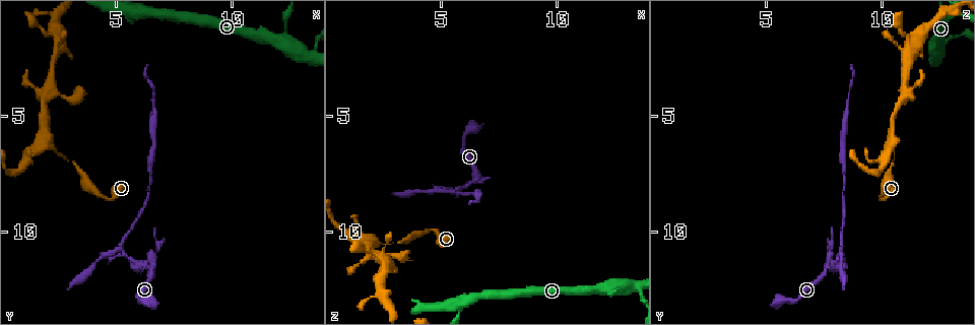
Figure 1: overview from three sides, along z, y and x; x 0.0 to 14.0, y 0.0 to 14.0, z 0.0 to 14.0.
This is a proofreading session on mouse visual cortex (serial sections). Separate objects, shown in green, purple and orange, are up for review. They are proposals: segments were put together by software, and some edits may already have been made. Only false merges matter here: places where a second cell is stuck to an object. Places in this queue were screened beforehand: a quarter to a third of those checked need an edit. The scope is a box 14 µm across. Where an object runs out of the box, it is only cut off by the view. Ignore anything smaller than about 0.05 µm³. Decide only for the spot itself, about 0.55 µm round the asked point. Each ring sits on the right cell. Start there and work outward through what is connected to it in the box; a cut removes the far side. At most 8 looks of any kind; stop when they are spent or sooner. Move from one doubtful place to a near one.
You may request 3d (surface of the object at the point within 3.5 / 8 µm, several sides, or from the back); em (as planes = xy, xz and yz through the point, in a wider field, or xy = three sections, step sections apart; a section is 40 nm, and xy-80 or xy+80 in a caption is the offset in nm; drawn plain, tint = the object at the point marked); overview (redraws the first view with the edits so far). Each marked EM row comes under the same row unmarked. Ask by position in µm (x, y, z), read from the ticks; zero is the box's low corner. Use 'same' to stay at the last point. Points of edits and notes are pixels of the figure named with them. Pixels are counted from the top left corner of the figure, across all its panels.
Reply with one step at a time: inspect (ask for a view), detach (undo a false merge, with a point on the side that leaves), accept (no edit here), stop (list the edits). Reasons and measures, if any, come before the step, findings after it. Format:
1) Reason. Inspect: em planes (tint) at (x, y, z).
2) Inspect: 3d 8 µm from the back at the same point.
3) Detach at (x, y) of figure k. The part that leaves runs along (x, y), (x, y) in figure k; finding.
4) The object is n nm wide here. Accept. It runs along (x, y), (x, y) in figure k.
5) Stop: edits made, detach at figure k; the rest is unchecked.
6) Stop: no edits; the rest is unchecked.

Sharp bend. Inspect: 3d 3.5 µm at (4.2, 8.3, 10.1).

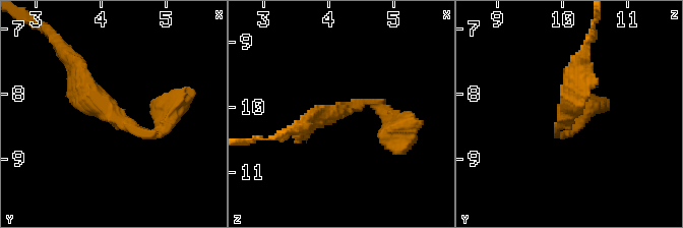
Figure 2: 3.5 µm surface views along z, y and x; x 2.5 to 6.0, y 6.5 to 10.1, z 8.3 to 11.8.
The arms are 200, 250 nm wide; shape alone is not enough. Inspect: em xy step 2 (tint) at (4.10, 8.30, 10.05).

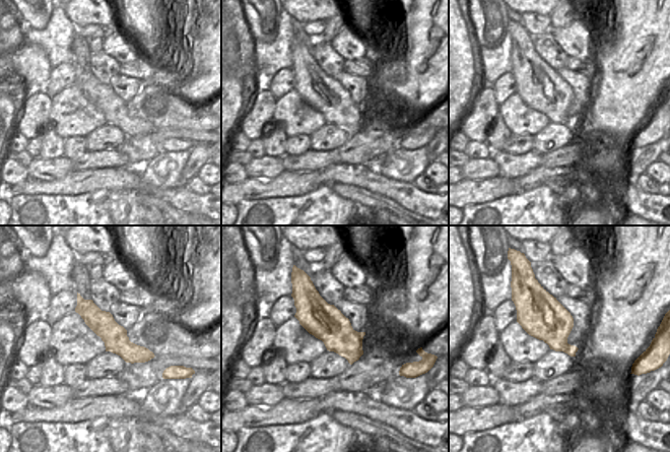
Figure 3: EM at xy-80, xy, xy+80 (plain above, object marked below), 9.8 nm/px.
Accept. It runs along (79, 299), (131, 352), (150, 356) in figure 3; continuous, no second cell.

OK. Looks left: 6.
Three arms meet. Inspect: 3d 3.5 µm at (2.2, 6.2, 10.6).

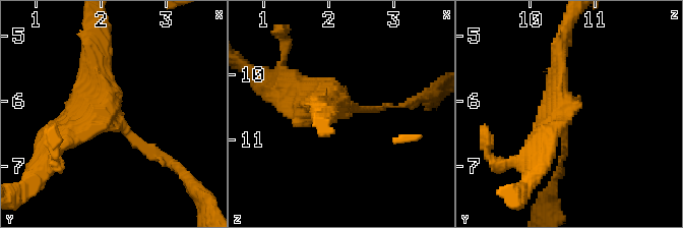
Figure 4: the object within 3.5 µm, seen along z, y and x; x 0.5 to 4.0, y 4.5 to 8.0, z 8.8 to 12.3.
3 arms meet here; the arms are 100, 250, 300 nm wide; need the tissue. Inspect: em xy step 5 (tint) at (2.20, 6.25, 10.50).

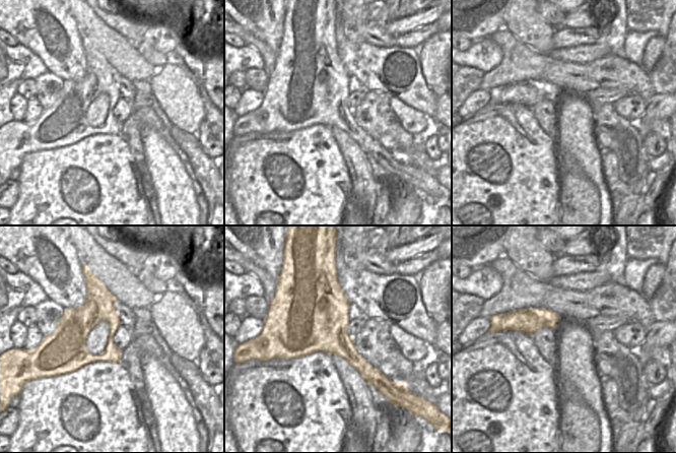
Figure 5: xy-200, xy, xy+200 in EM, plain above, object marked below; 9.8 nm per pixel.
Another direction. Inspect: em xy step 3 (tint) at the same point.

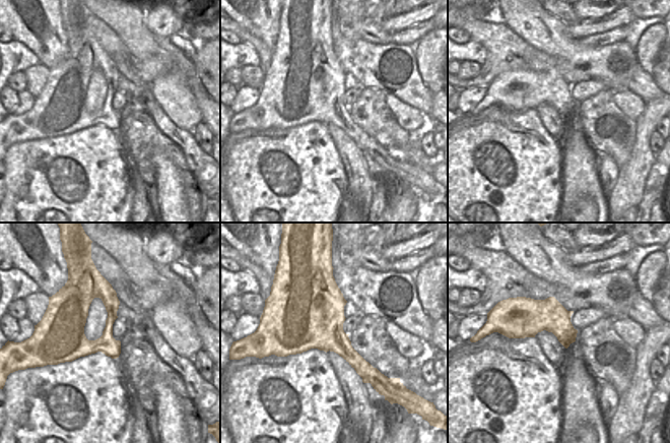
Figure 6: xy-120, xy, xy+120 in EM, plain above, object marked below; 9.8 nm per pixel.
Accept. It runs along (166, 162), (94, 99), (94, 58) in figure 4; all the same cell.

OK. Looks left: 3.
Thin arm on a thick one. Inspect: 3d 3.5 µm at (12.3, 1.4, 12.6).

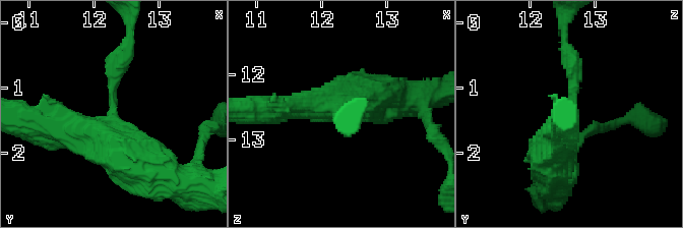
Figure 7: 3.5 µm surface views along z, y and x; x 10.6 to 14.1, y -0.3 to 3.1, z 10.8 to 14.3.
Need the tissue. Inspect: em planes (tint) at (12.25, 1.50, 12.55).

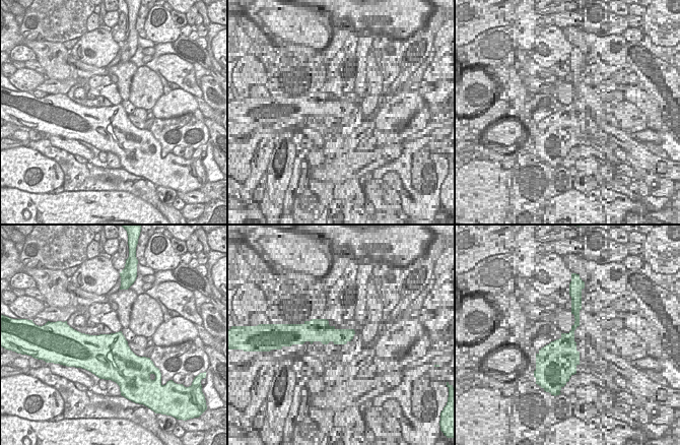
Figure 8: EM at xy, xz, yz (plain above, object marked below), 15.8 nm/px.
Accept. It runs along (40, 121), (89, 130), (154, 177) in figure 7; one cell here.

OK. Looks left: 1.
Stop: no edits; the rest is unchecked.

